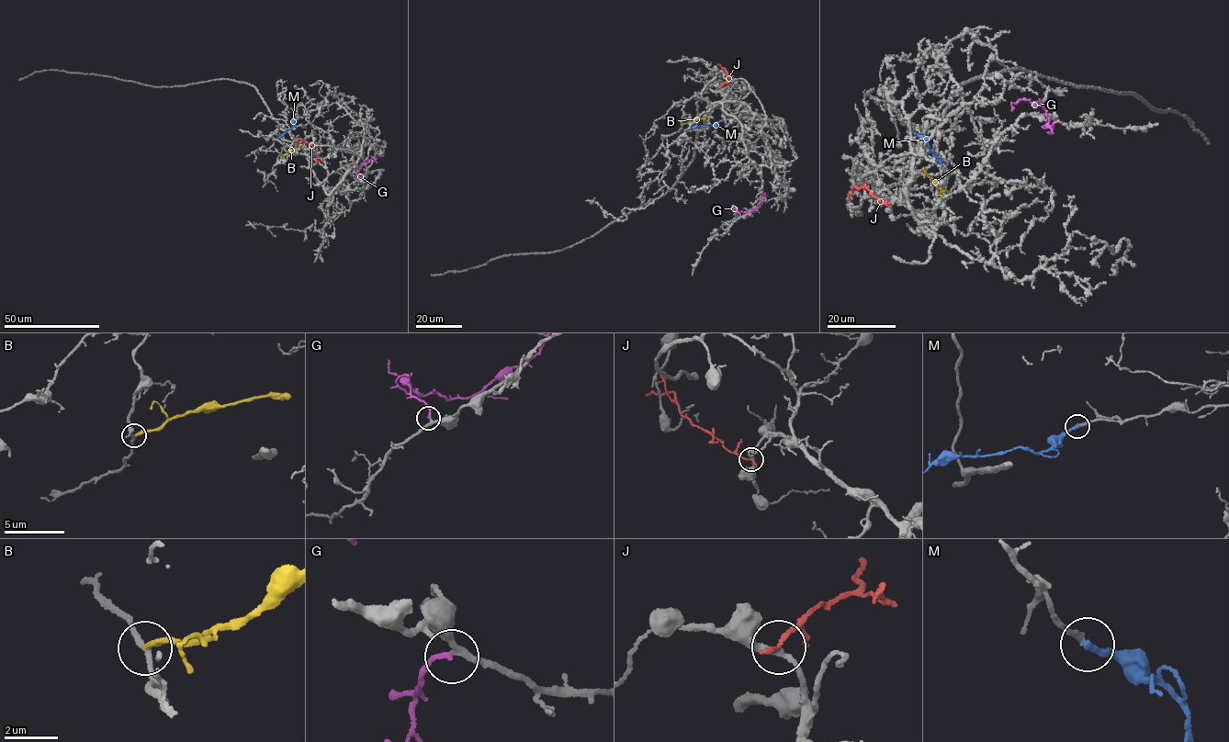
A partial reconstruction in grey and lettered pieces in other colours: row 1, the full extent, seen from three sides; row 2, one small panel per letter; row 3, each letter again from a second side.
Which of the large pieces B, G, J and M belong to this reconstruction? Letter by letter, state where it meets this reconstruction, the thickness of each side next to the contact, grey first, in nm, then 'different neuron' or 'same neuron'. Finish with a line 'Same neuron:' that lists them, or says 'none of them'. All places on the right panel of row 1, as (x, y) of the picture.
B: contact (949, 192); calibres 200 and 200 nm; different neuron
G: contact (1056, 121); calibres 240 and 170 nm; same neuron
J: contact (889, 206); calibres 200 and 200 nm; different neuron
M: contact (915, 134); calibres 240 and 240 nm; different neuron
Same neuron: G

